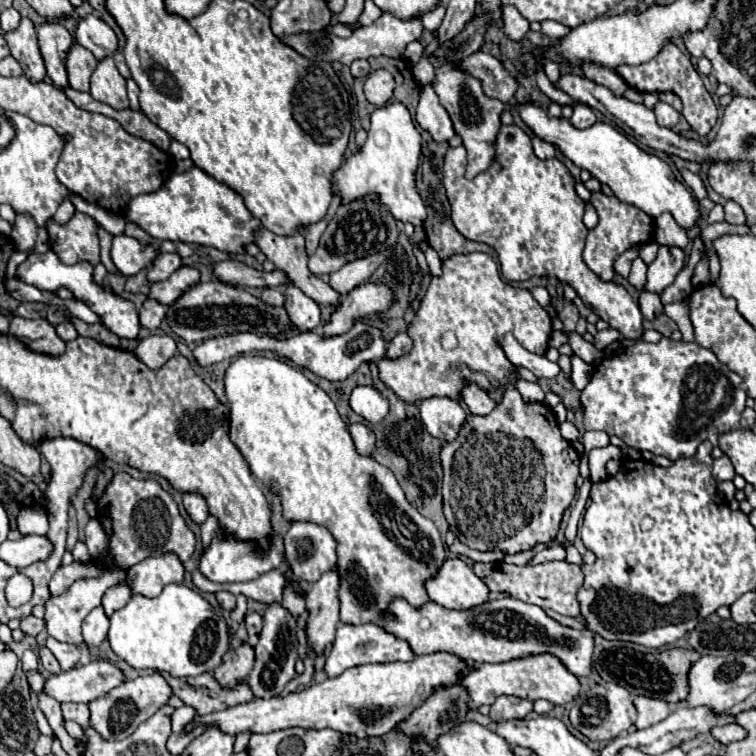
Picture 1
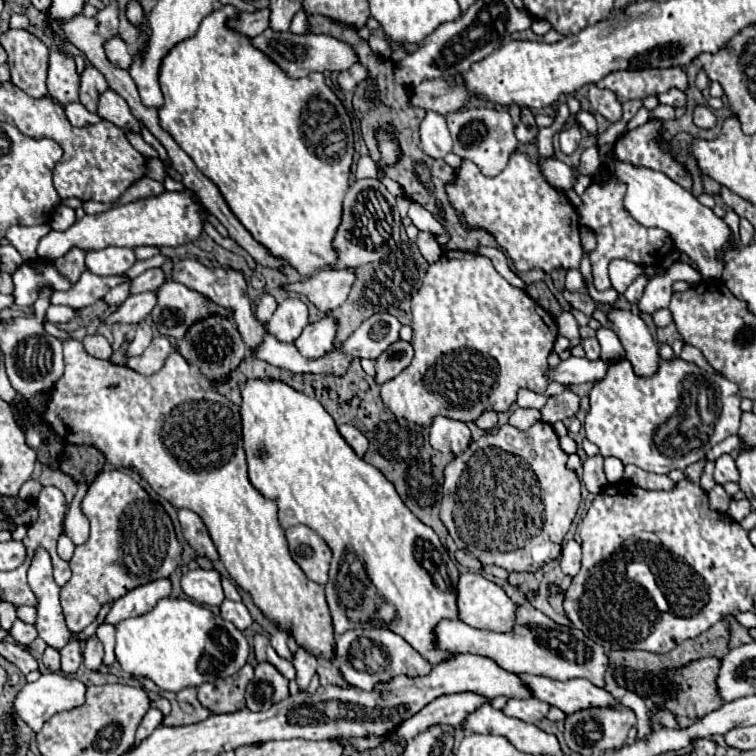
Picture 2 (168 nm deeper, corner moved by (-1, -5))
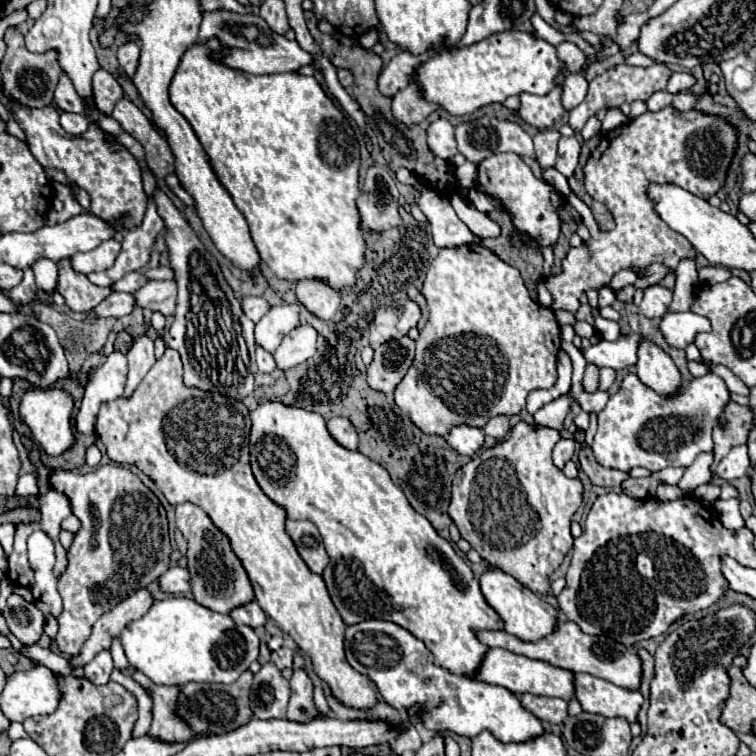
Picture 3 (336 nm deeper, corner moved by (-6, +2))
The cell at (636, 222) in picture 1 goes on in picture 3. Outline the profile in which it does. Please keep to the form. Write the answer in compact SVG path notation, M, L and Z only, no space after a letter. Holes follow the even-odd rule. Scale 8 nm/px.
M672 106L658 112L646 112L630 120L626 126L606 132L598 150L594 150L584 164L584 188L612 212L616 228L600 232L590 210L580 210L580 200L570 196L568 204L582 216L582 222L590 230L590 240L582 242L578 248L570 248L562 260L562 272L546 278L546 288L554 298L552 308L576 312L580 294L610 284L610 278L618 270L630 268L642 278L650 264L664 264L670 268L658 284L674 290L678 262L696 258L698 252L684 236L678 236L666 222L662 222L658 212L654 212L654 202L648 198L648 186L652 182L678 184L698 198L708 200L724 186L736 146L738 132L726 118L704 114L700 110L678 112Z

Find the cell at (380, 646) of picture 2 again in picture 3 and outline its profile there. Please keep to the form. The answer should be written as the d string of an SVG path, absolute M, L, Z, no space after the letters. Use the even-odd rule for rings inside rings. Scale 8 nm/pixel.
M364 620L364 622L352 624L346 628L344 646L346 646L346 658L348 658L350 666L354 670L358 670L360 674L370 676L374 680L378 692L390 706L394 706L396 710L406 710L406 712L414 704L422 706L420 712L412 720L416 724L422 724L426 730L432 730L436 734L454 732L454 734L466 736L466 738L474 738L482 730L488 730L494 734L494 738L498 738L502 742L526 742L544 732L542 722L534 714L530 714L526 708L522 708L520 700L510 690L506 690L502 686L492 686L492 684L486 684L480 680L468 680L464 676L456 676L456 674L436 666L432 654L424 646L424 642L420 642L416 636L412 636L408 630L404 630L402 626L398 626L394 622Z

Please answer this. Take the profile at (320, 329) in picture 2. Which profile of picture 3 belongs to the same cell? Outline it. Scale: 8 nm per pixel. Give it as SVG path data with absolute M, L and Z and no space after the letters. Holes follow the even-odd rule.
M298 326L288 336L284 336L282 344L274 352L274 362L280 370L292 368L296 364L306 362L316 352L316 330L312 326Z

